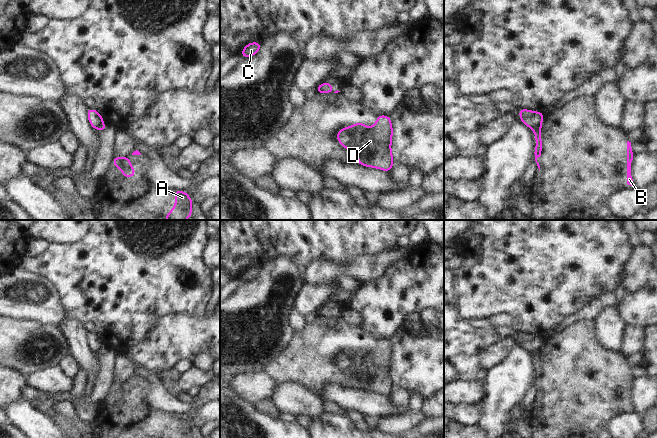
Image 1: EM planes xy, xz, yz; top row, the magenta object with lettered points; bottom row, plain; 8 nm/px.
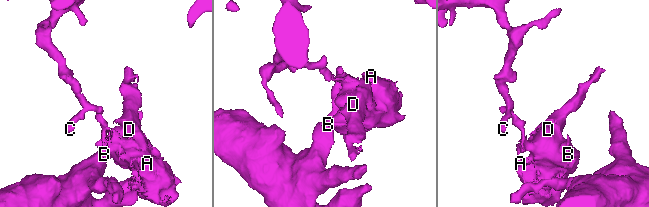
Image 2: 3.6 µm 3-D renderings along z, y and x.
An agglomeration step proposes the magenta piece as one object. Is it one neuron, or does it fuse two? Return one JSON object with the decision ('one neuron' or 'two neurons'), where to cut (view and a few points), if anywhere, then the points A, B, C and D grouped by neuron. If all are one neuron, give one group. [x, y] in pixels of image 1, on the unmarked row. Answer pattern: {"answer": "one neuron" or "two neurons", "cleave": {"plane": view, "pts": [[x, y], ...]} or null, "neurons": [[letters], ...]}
{"answer": "two neurons", "cleave": {"plane": "yz", "pts": [[540, 348], [531, 351]]}, "neurons": [["A", "B", "D"], ["C"]]}

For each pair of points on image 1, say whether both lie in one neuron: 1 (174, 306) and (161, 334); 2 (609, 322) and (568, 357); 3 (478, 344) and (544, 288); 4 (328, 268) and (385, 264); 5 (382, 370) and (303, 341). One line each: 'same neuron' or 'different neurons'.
1: different neurons
2: different neurons
3: different neurons
4: same neuron
5: same neuron

